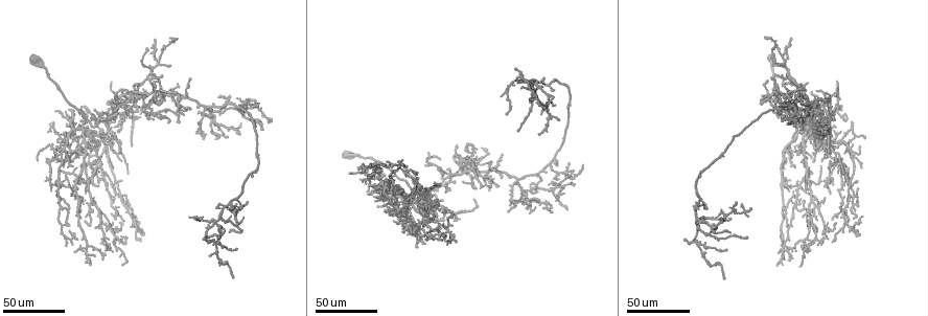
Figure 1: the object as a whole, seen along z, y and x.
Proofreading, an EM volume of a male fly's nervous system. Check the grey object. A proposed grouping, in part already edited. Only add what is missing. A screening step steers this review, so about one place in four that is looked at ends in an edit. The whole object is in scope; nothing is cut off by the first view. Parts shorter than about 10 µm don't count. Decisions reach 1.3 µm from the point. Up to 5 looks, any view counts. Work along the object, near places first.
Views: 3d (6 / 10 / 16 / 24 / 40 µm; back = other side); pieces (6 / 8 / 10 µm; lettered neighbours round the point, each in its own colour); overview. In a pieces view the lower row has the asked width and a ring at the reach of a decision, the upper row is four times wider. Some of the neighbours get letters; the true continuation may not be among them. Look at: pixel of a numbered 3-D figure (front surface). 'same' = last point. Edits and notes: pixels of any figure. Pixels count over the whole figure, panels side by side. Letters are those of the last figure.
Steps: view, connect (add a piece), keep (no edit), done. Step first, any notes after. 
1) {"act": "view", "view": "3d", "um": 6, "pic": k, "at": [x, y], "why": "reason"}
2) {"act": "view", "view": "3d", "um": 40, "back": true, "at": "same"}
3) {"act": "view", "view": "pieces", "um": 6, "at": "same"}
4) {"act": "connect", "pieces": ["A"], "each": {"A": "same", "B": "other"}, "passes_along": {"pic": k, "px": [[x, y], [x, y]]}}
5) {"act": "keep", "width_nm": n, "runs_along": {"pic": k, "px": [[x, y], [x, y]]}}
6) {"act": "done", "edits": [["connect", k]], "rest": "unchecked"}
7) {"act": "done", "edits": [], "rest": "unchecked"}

{"act": "view", "view": "3d", "um": 40, "pic": 1, "at": [460, 219], "why": "branch stops here"}

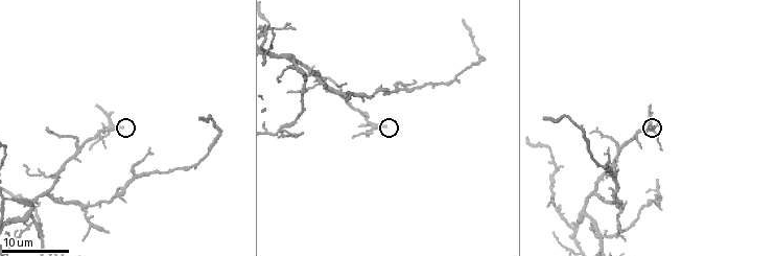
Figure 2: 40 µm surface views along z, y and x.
{"act": "view", "view": "pieces", "um": 10, "pic": 2, "at": [124, 127]}

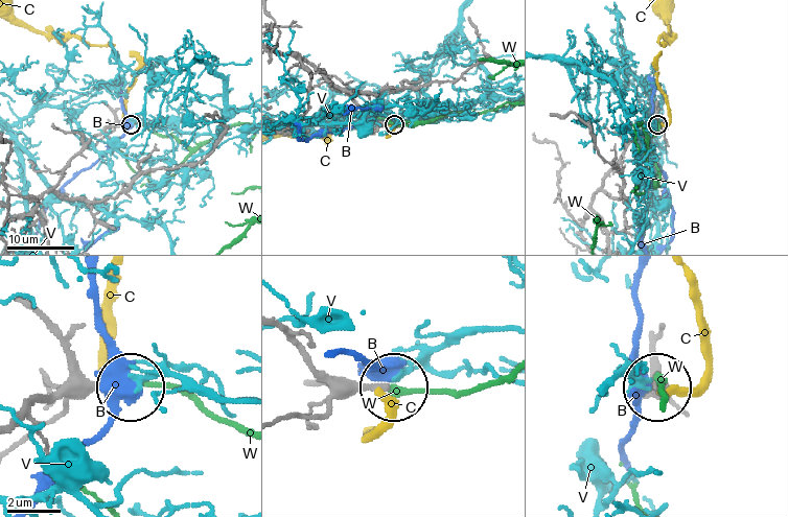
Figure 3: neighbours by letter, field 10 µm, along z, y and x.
{"act": "keep", "width_nm": 250, "each": {"B": "other", "C": "other", "V": "other", "W": "other"}, "found": "no lettered piece goes on from it"}

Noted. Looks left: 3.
{"act": "view", "view": "3d", "um": 40, "pic": 1, "at": [811, 116], "why": "free end"}

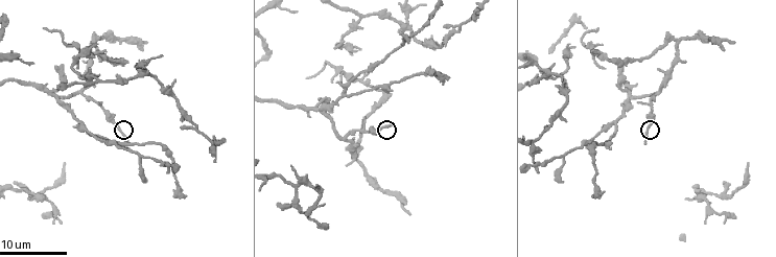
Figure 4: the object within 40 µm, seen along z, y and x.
{"act": "view", "view": "pieces", "um": 10, "pic": 4, "at": [644, 142], "why": "see the neighbours"}

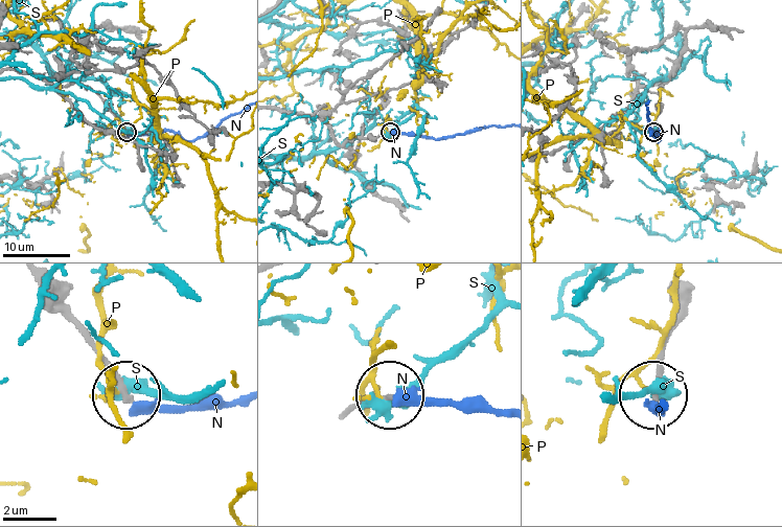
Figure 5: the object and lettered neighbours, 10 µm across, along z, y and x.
{"act": "keep", "width_nm": 190, "each": {"N": "other", "P": "other", "S": "other"}, "runs_along": {"pic": 5, "px": [[343, 411], [386, 395]]}, "found": "no lettered piece goes on from it"}

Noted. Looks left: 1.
{"act": "done", "edits": [], "rest": "unchecked"}

